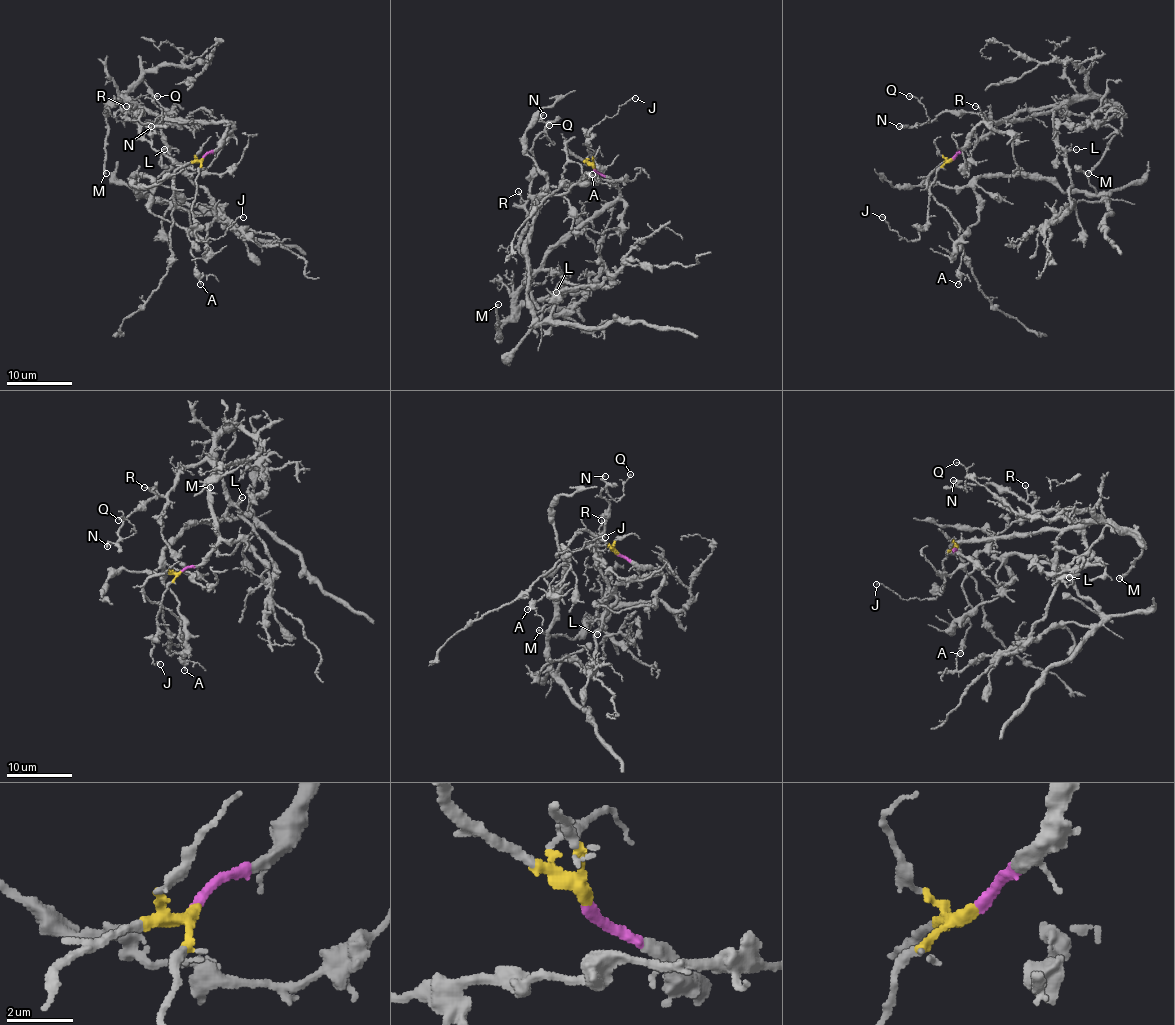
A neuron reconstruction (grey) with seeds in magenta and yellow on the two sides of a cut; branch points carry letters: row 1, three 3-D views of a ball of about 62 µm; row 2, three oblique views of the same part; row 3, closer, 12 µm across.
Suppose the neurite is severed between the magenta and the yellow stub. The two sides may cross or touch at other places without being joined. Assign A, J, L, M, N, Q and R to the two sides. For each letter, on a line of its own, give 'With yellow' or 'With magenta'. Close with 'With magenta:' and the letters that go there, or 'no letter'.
A: With yellow
J: With yellow
L: With magenta
M: With magenta
N: With magenta
Q: With magenta
R: With magenta
With magenta: L, M, N, Q, R

